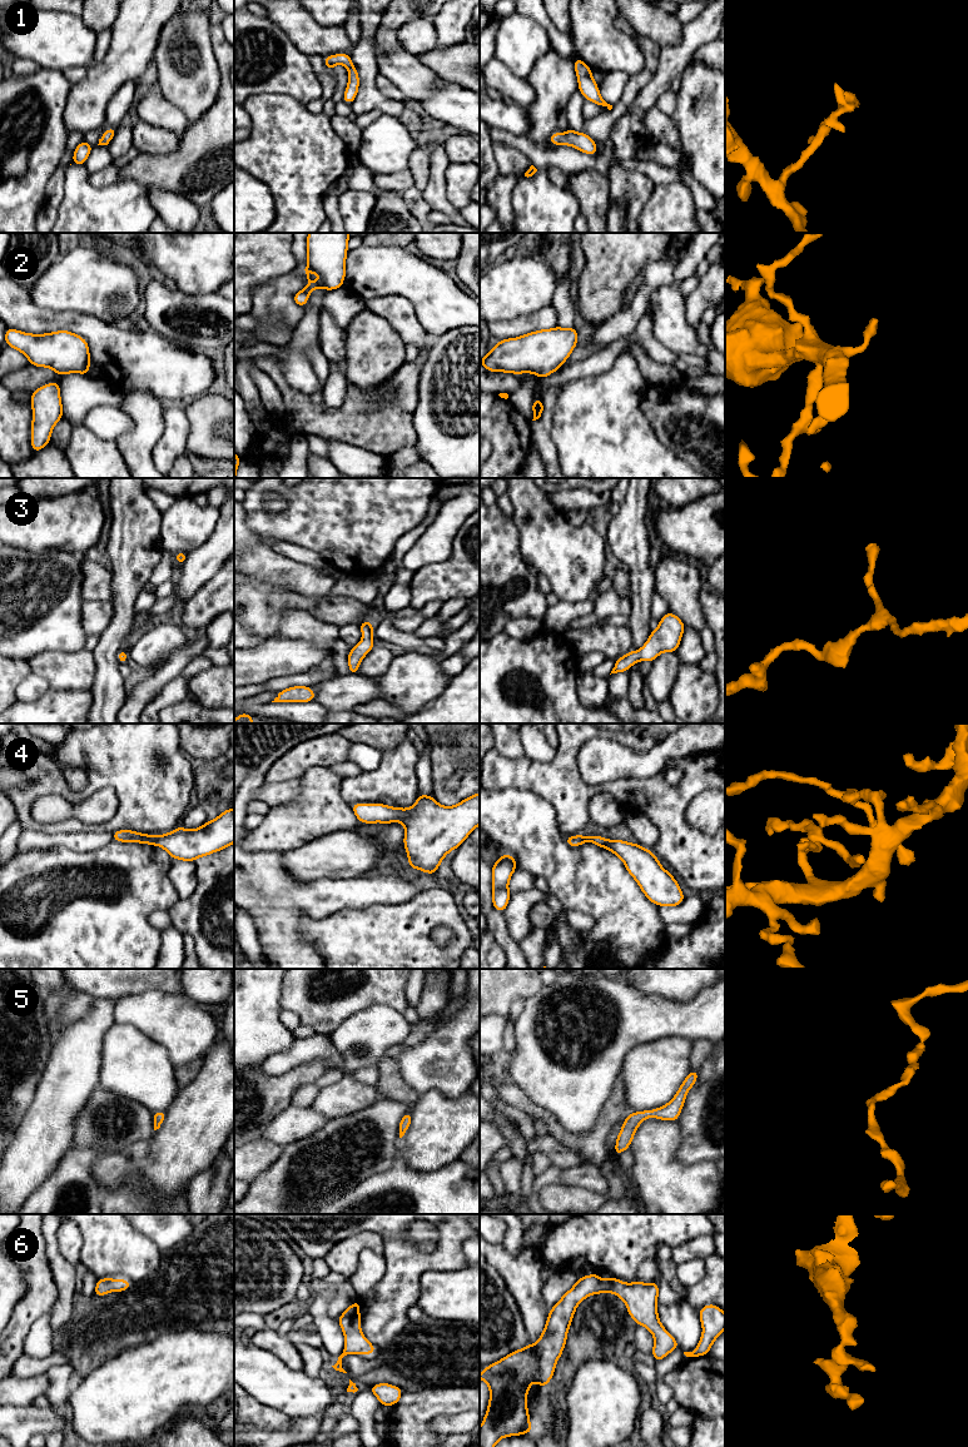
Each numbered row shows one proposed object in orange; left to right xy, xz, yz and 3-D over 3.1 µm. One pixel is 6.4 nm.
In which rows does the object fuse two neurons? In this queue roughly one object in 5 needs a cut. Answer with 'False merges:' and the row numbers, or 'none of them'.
False merges: none of them

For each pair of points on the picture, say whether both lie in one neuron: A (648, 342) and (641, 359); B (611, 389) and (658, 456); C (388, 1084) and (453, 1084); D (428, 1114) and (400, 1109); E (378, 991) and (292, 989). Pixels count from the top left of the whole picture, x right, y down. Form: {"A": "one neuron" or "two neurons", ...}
{"A": "two neurons", "B": "one neuron", "C": "two neurons", "D": "two neurons", "E": "one neuron"}

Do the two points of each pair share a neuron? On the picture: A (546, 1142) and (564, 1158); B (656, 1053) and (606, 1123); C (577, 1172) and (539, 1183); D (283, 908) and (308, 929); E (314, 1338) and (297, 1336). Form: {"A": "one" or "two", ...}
{"A": "one", "B": "two", "C": "one", "D": "two", "E": "one"}

